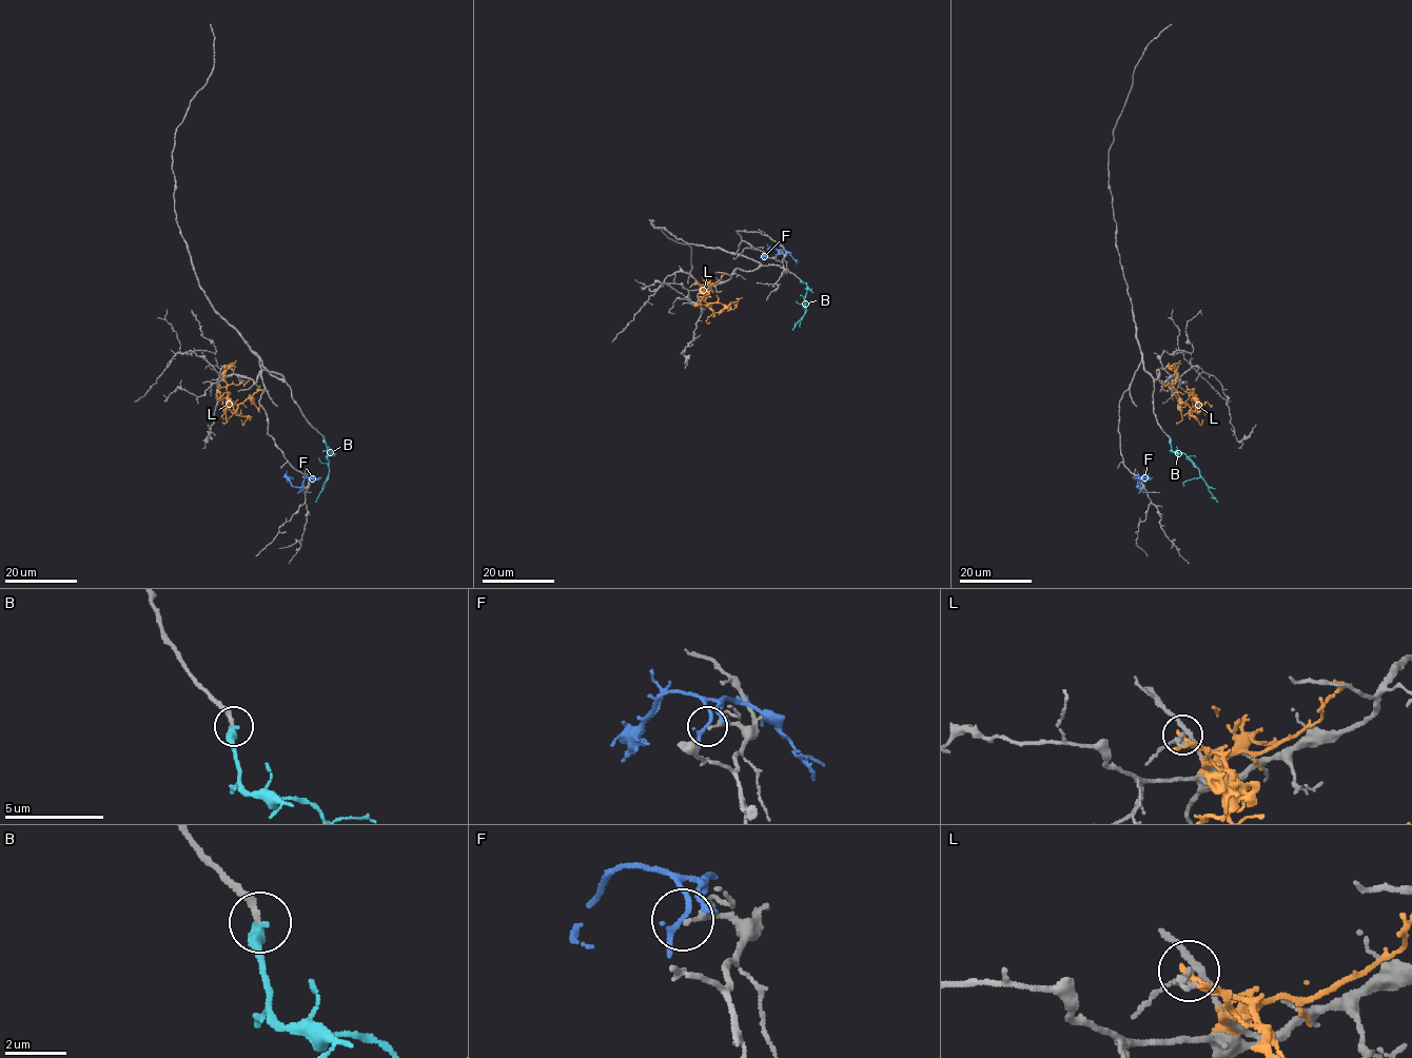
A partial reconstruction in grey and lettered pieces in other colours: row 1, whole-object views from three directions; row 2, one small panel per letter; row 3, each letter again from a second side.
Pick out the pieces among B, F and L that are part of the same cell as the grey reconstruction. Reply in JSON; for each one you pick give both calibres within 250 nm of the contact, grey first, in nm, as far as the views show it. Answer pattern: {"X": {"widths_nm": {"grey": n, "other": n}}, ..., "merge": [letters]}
{"B": {"widths_nm": {"grey": 220, "other": 440}}, "merge": ["B"]}

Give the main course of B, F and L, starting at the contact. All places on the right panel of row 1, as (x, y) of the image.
B: (1171, 439), (1173, 451), (1183, 453), (1199, 471), (1218, 502)
F: (1142, 491), (1137, 478), (1153, 477)
L: (1171, 385), (1178, 397), (1197, 412), (1201, 404), (1189, 389), (1185, 392)

